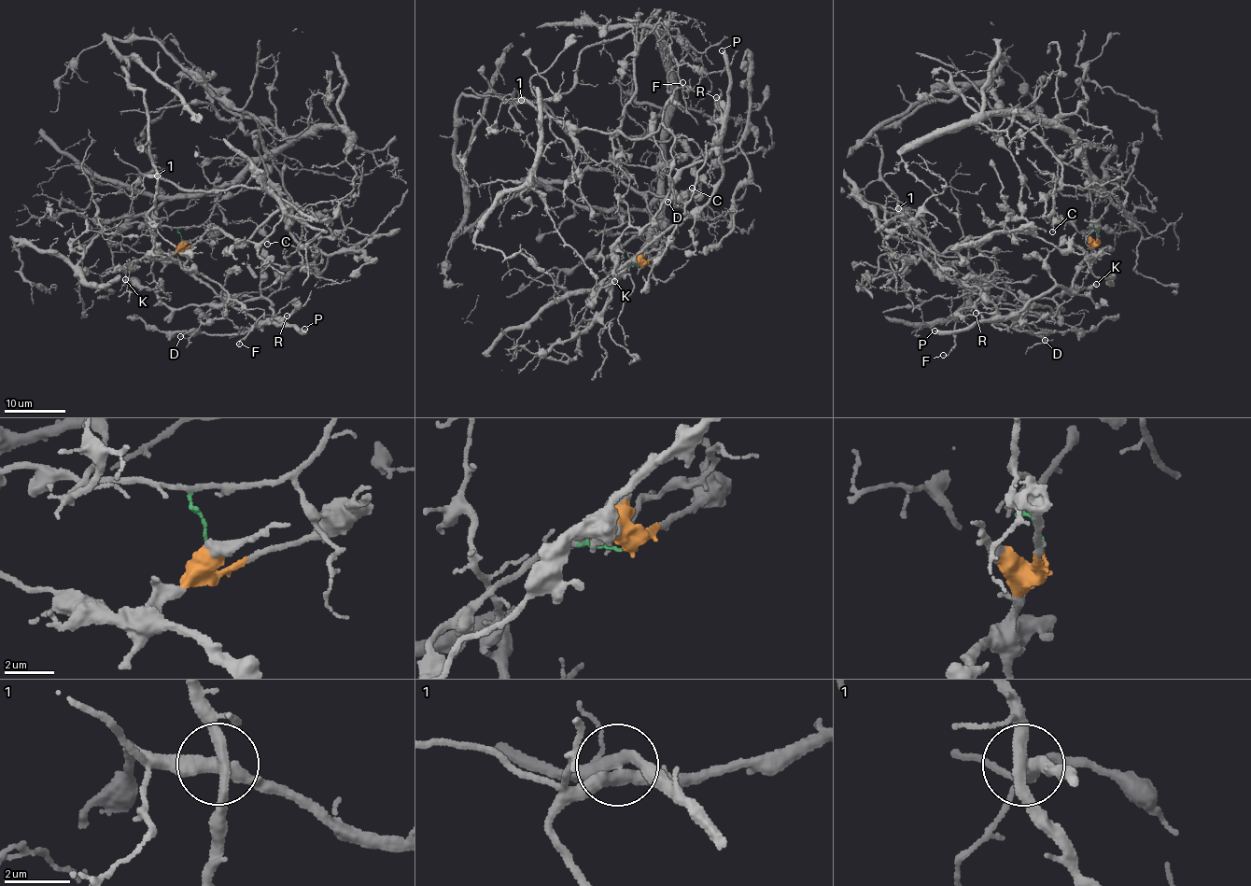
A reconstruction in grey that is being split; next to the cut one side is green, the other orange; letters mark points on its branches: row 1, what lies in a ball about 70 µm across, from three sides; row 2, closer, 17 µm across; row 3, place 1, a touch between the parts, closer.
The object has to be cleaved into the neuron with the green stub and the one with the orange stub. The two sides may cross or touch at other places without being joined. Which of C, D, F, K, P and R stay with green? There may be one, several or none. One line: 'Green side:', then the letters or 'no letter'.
Green side: C, F

